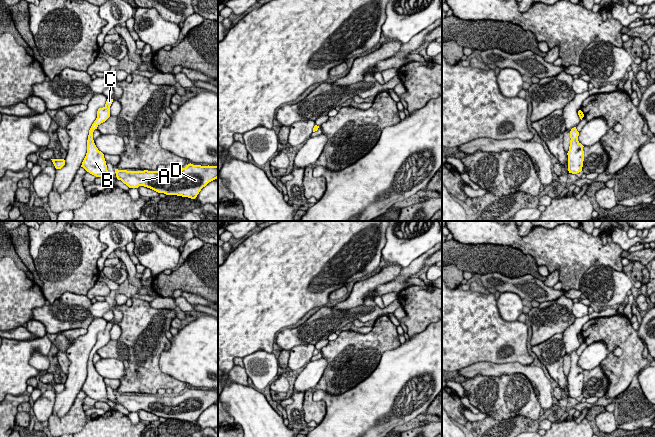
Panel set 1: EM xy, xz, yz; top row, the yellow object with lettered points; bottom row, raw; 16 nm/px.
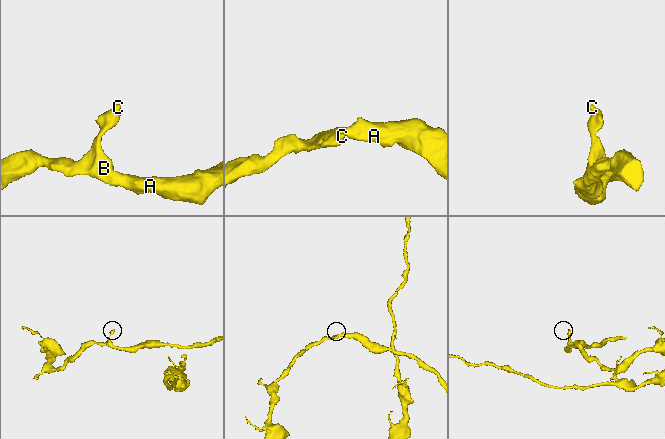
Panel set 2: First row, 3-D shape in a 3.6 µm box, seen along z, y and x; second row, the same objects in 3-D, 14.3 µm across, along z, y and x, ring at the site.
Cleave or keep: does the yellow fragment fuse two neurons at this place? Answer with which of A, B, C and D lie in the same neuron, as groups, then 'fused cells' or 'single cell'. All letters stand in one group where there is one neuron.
A B C D; single cell

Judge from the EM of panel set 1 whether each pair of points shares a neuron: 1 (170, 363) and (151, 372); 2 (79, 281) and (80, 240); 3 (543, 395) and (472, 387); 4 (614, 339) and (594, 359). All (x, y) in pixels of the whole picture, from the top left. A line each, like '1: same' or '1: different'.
1: different
2: same
3: different
4: different

